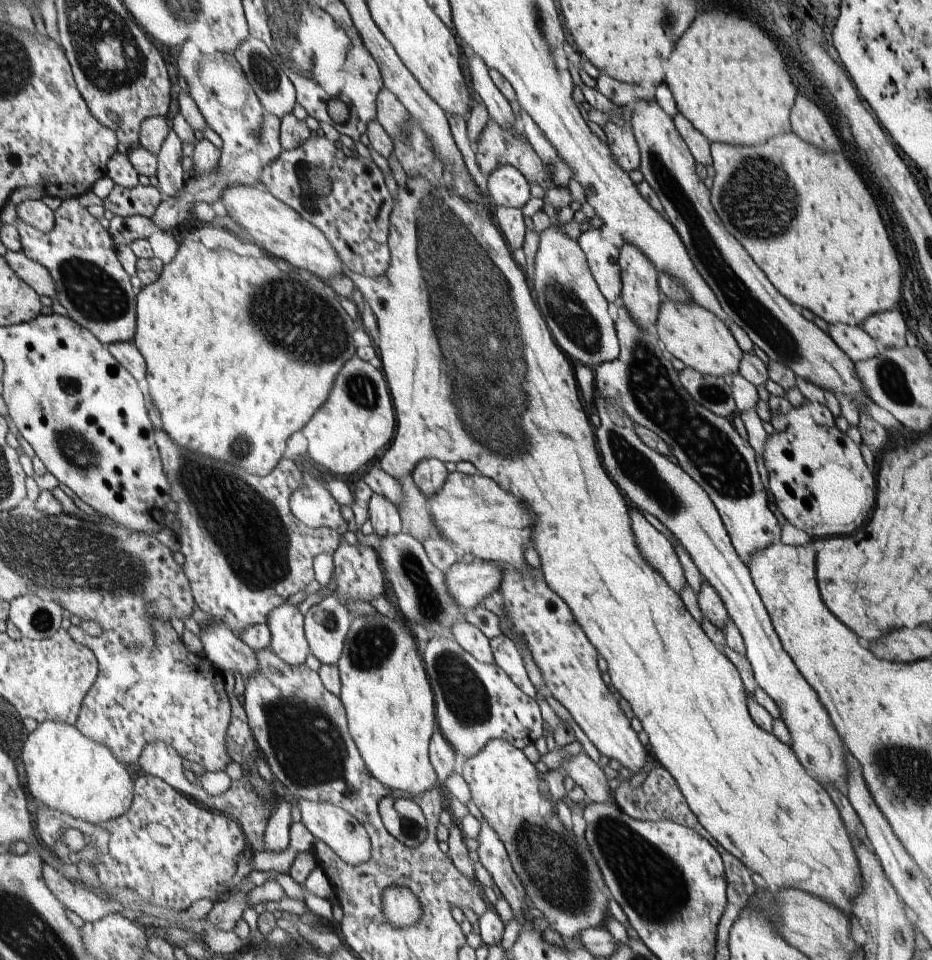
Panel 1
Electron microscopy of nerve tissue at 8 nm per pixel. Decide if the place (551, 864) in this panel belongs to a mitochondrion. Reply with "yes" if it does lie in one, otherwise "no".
yes

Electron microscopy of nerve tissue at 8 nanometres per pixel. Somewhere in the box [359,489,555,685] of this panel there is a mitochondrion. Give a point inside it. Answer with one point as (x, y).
(429, 601)

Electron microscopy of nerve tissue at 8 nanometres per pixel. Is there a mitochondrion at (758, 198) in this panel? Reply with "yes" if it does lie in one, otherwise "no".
yes

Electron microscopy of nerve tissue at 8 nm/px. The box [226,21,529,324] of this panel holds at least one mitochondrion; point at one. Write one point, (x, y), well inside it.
(263, 69)

